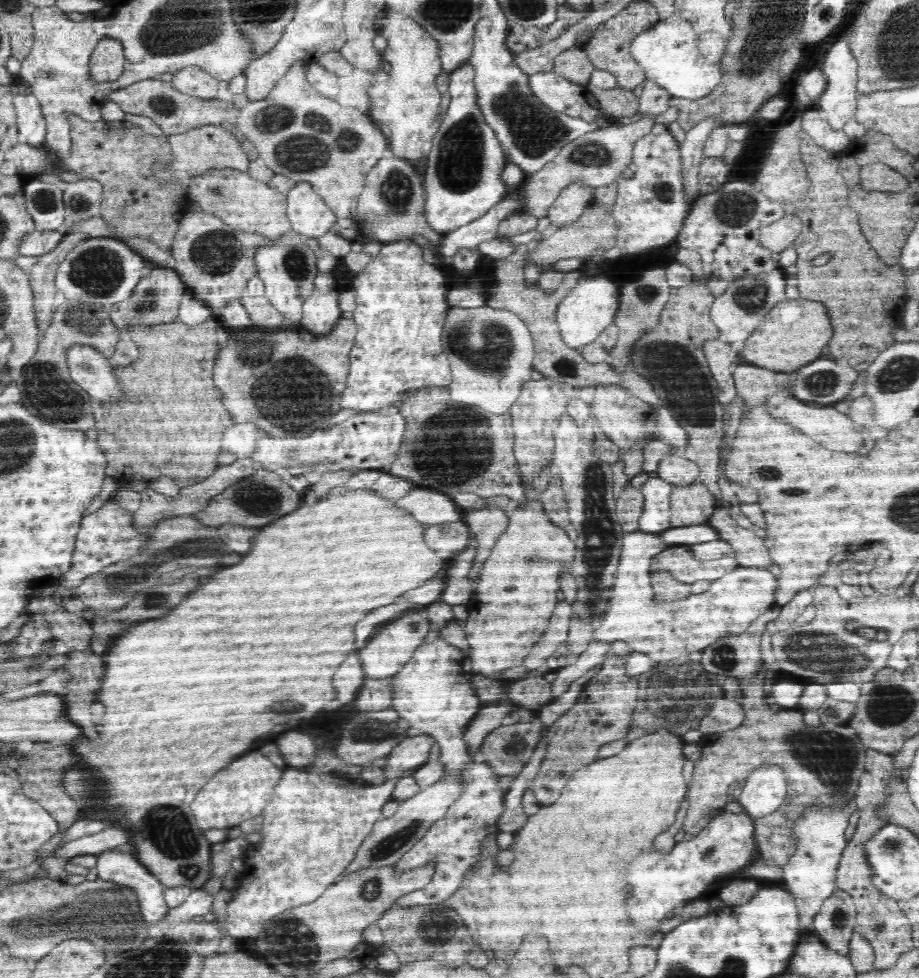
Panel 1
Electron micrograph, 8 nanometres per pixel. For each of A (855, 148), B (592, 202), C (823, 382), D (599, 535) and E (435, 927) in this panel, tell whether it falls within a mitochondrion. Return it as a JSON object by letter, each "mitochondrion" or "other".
{"A":"other","B":"other","C":"mitochondrion","D":"mitochondrion","E":"mitochondrion"}

